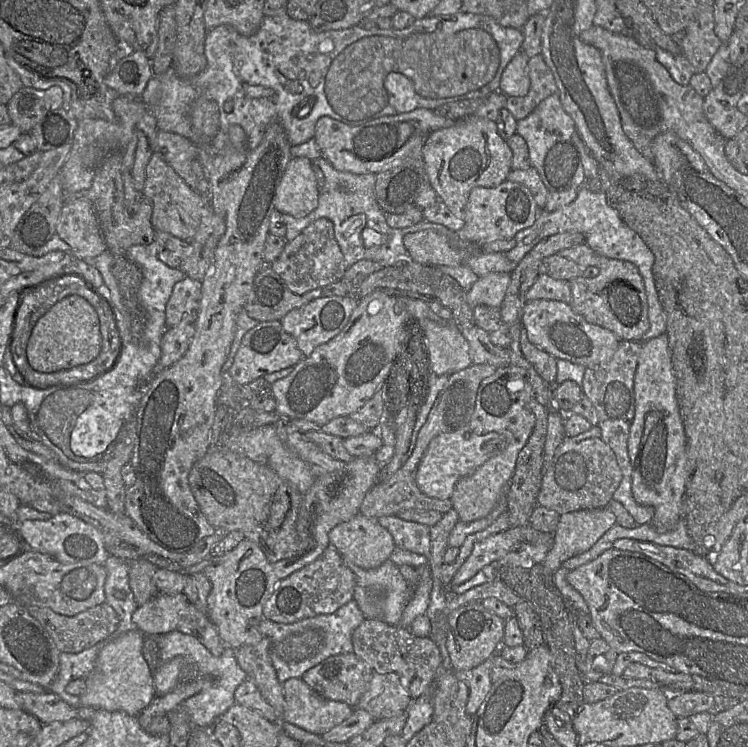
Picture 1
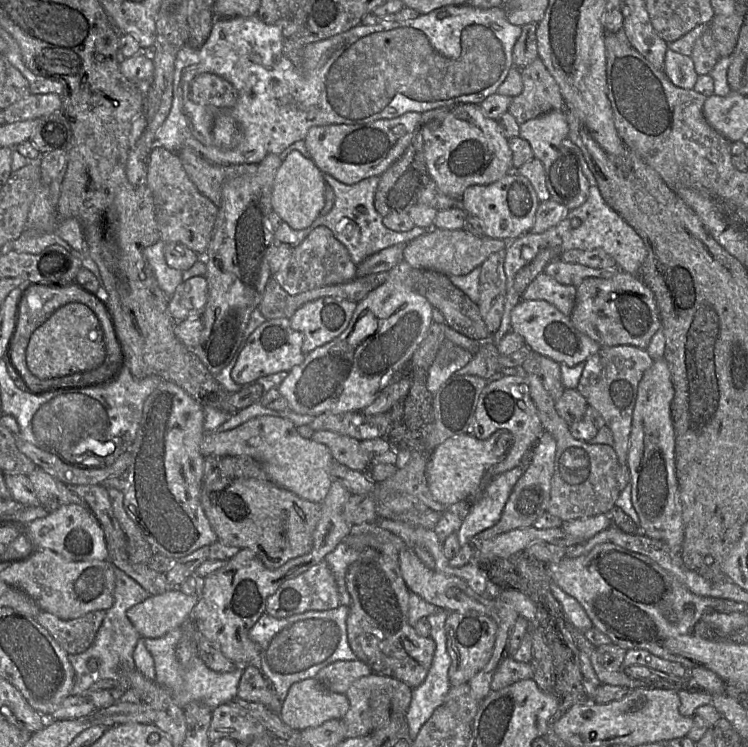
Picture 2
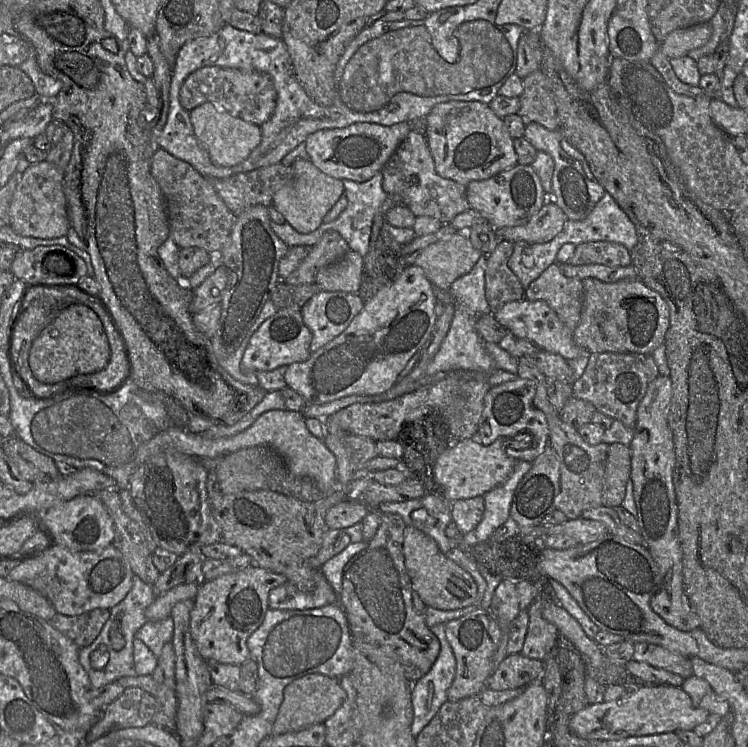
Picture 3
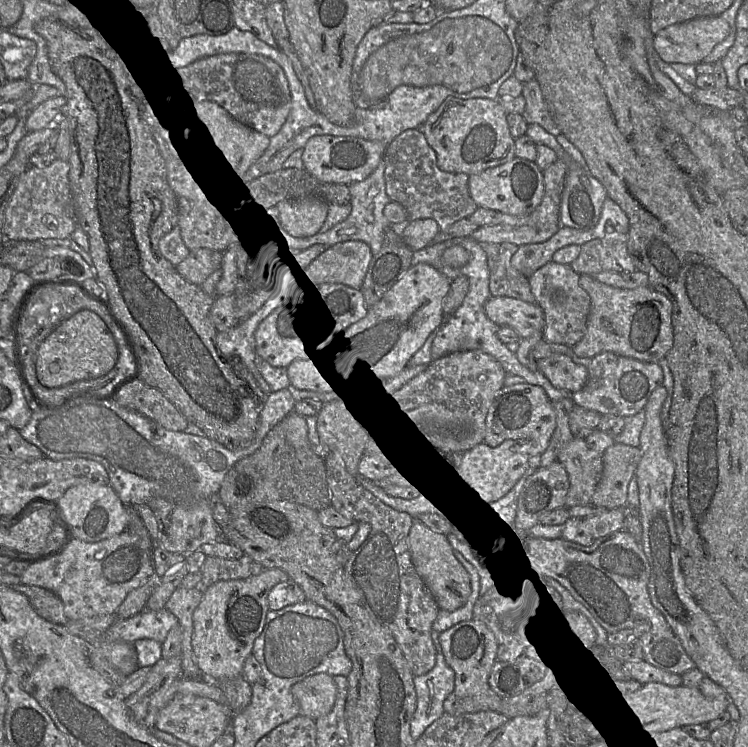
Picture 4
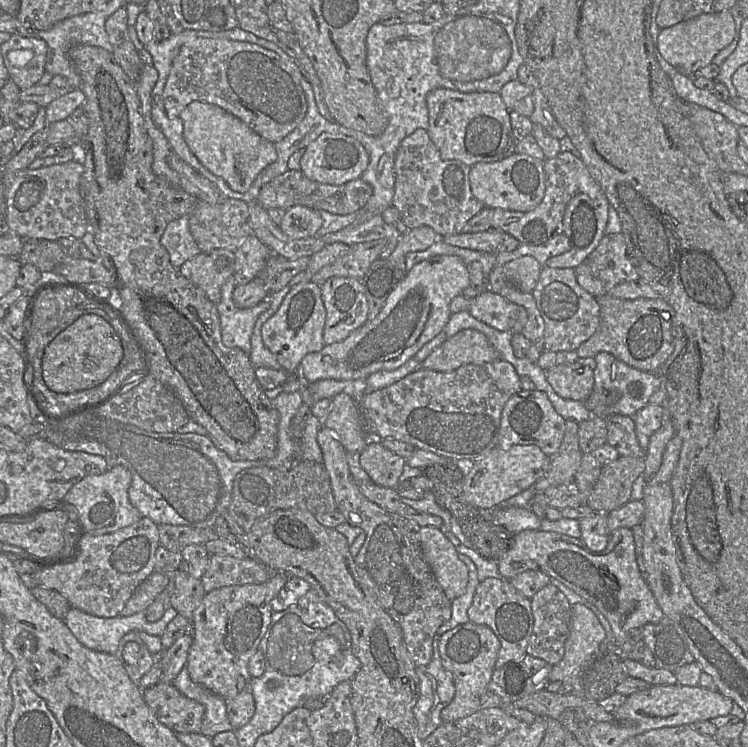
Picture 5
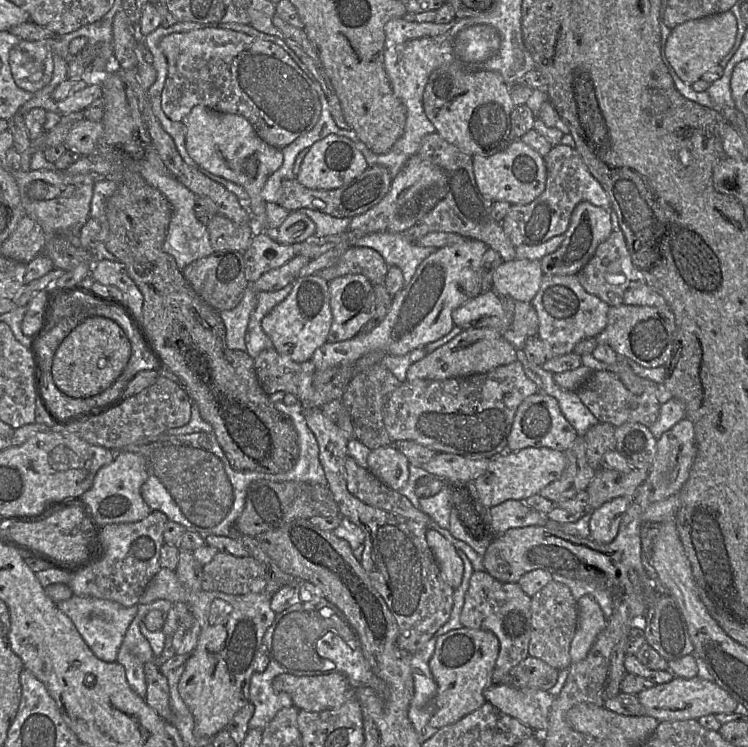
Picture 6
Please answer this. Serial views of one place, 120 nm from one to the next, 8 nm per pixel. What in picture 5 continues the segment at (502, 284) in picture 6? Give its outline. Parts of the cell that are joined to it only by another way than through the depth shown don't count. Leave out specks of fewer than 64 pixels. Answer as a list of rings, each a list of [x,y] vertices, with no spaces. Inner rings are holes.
[[[532,256],[511,260],[502,267],[507,282],[523,293],[532,293],[542,270],[540,263]]]

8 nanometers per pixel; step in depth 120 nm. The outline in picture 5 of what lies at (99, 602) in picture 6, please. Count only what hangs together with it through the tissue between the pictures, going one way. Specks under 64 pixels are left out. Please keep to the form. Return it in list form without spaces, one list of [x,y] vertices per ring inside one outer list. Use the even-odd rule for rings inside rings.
[[[171,606],[167,607],[164,615],[157,622],[148,622],[144,612],[137,612],[130,616],[116,616],[111,618],[90,615],[80,609],[71,607],[64,622],[76,639],[87,648],[115,655],[121,639],[131,631],[146,632],[161,637],[168,623],[176,617],[178,612]]]

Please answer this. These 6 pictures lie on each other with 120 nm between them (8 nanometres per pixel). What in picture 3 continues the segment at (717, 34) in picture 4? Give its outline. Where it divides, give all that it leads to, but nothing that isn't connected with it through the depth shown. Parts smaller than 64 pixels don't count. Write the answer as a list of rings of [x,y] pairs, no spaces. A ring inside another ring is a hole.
[[[709,22],[679,28],[668,34],[660,43],[660,49],[669,59],[682,57],[705,45],[711,34],[712,26]]]

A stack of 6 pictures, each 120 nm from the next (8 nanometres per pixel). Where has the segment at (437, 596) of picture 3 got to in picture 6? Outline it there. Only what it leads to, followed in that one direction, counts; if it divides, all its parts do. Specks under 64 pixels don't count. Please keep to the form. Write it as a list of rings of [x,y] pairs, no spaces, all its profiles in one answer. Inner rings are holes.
[[[432,528],[426,531],[426,541],[439,564],[444,581],[453,589],[458,588],[463,578],[464,564],[456,548]]]

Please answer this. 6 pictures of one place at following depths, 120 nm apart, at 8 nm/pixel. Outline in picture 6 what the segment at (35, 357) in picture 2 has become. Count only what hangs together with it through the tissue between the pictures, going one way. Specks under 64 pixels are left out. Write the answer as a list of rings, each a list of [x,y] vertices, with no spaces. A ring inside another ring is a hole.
[[[94,316],[76,326],[55,352],[52,376],[57,388],[72,398],[95,396],[109,388],[125,369],[131,345],[123,329],[113,320]]]

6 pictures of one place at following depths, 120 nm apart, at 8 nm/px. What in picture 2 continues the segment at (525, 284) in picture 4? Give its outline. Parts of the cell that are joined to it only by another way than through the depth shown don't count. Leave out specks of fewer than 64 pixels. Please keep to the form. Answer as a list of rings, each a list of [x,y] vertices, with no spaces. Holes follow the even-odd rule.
[[[506,250],[491,254],[481,265],[480,299],[477,303],[487,329],[493,335],[501,325],[506,297]]]

